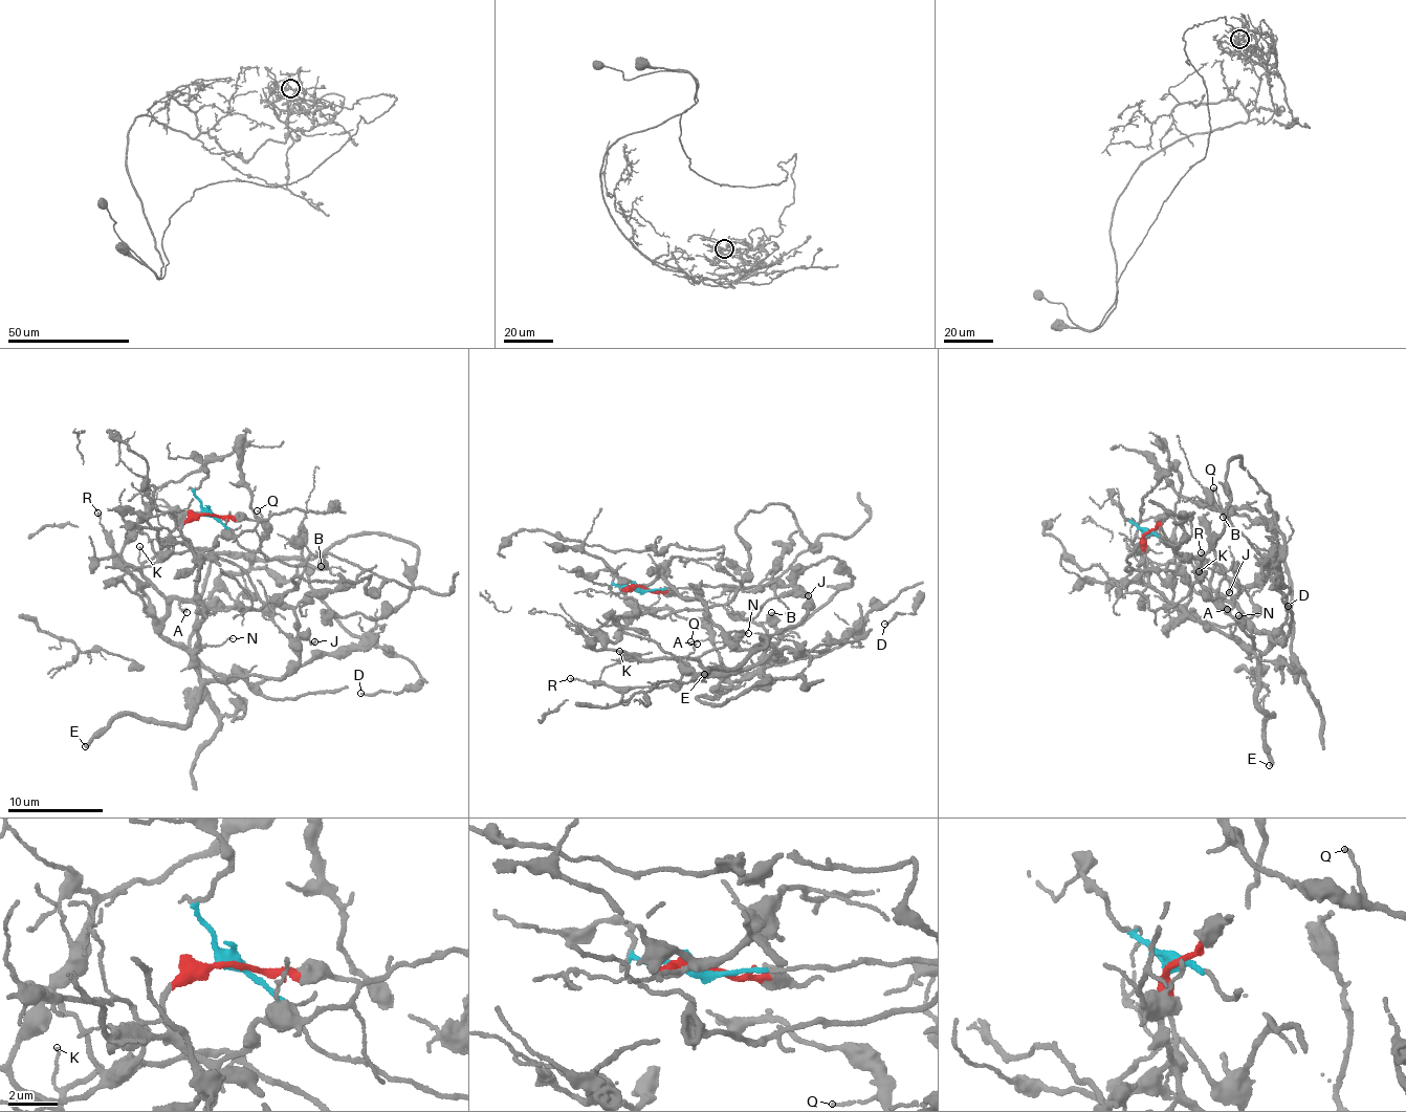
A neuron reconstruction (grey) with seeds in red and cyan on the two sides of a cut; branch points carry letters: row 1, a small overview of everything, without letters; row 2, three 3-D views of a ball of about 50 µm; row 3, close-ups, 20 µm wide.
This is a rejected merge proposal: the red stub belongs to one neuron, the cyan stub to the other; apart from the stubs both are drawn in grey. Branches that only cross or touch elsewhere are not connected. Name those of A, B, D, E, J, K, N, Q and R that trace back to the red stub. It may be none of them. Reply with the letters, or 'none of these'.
A, B, D, E, J, K, N, Q, R

